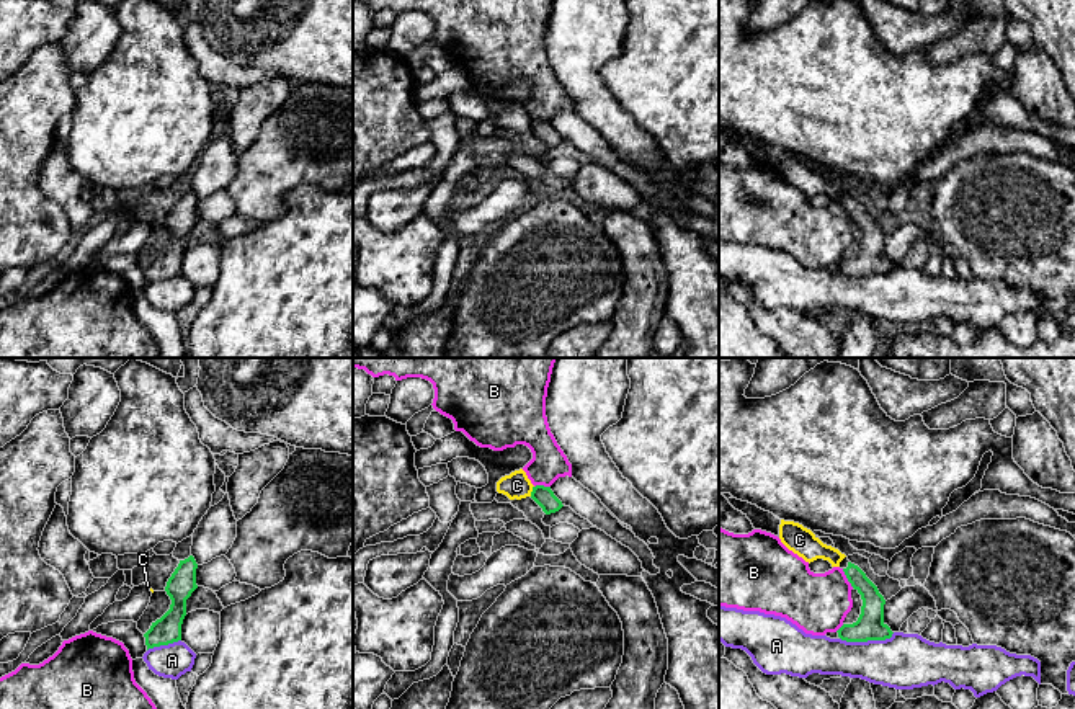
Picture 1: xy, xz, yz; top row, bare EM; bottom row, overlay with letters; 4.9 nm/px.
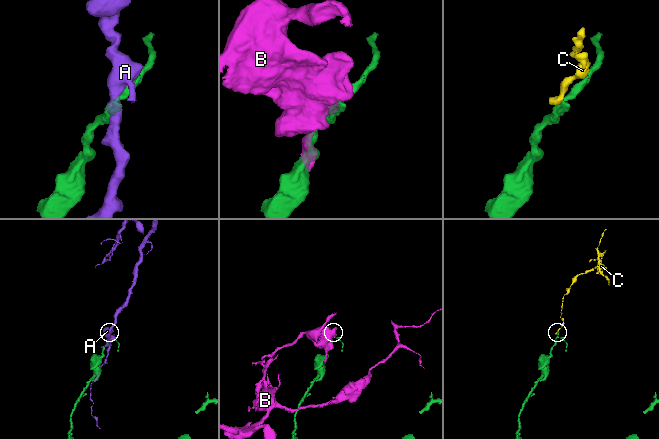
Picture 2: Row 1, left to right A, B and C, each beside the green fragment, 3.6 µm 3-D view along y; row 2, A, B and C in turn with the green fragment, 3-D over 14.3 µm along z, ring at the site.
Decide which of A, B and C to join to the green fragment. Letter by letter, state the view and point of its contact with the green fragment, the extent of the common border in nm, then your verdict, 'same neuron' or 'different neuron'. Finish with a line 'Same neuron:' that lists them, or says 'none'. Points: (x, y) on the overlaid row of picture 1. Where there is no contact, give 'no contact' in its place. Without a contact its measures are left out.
A: yz (866, 641) | 280 nm | different neuron
B: yz (847, 577) | 110 nm | different neuron
C: xz (533, 490) | 60 nm | different neuron
Same neuron: none

